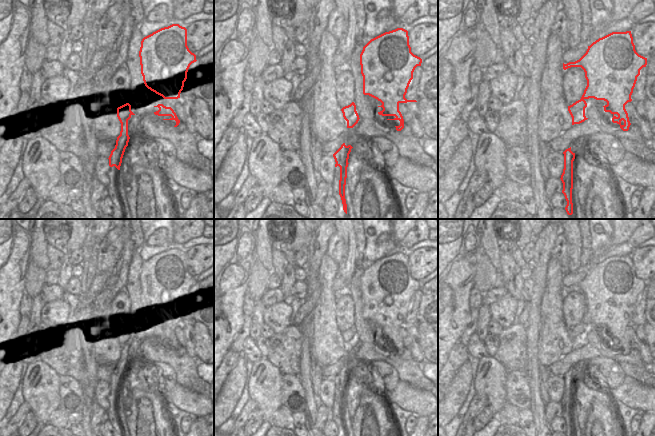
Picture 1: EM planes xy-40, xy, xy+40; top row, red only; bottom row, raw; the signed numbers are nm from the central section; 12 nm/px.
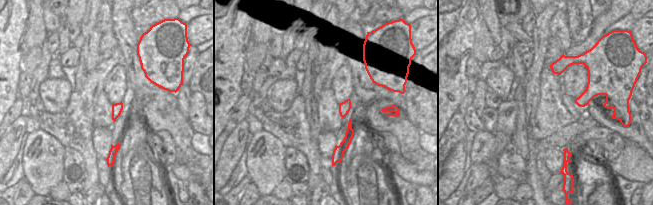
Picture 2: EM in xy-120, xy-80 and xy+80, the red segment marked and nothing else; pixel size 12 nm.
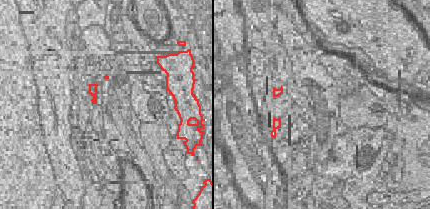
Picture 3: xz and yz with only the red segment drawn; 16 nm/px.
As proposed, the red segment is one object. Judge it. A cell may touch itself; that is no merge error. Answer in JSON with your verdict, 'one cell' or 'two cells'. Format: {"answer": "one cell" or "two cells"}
{"answer": "one cell"}

